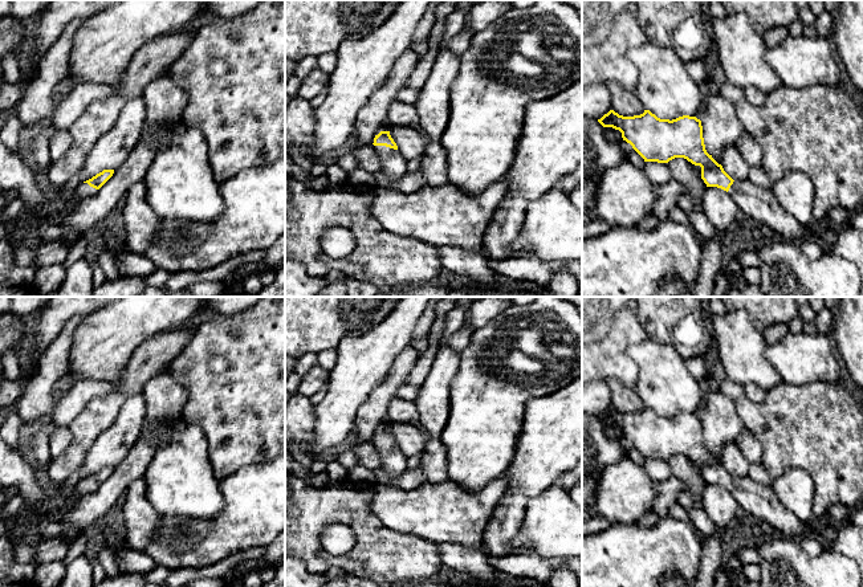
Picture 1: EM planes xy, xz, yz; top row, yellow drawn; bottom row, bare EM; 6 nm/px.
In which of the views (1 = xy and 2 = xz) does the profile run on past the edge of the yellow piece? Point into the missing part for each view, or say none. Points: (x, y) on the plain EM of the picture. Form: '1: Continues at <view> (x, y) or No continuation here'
1: Continues at xy (84, 486)
2: Continues at xz (394, 461)

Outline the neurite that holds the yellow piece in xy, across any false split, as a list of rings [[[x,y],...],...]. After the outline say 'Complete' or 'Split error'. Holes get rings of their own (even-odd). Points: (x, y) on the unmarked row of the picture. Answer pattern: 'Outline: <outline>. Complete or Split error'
Outline: [[[103,466],[91,476],[84,478],[78,484],[78,490],[81,493],[91,493],[113,473],[114,466]]]. Split error

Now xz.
Outline: [[[380,428],[374,435],[375,447],[380,454],[380,468],[391,477],[402,474],[407,469],[407,457],[398,447],[390,428]]]. Split error

